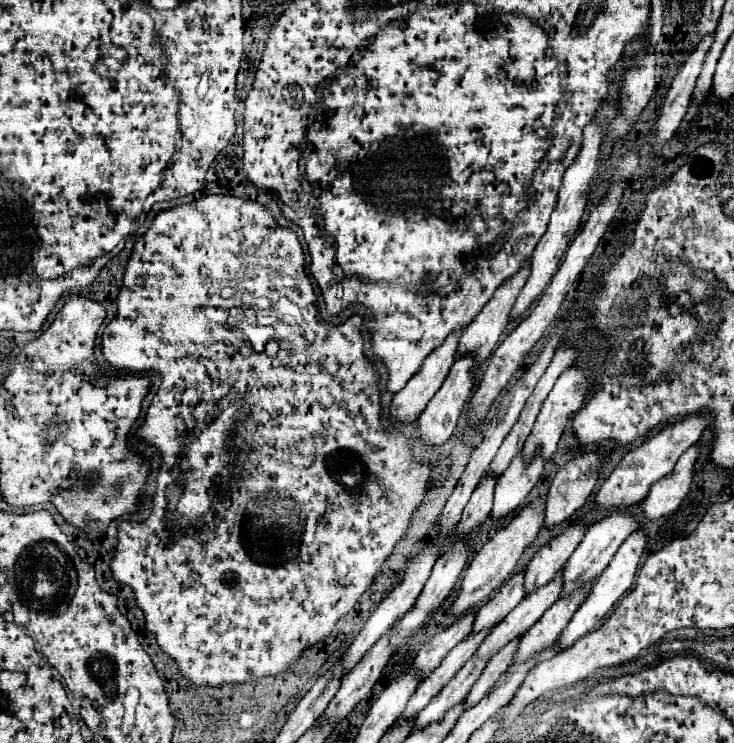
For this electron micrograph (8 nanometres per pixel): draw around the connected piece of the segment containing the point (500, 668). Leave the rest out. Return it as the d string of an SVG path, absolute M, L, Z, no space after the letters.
M512 640L512 644L506 644L496 656L492 656L492 660L482 670L480 678L476 680L476 684L468 692L468 696L464 700L464 710L472 708L474 704L478 704L488 694L488 690L492 688L492 684L500 678L500 674L504 674L508 670L510 660L512 660L512 652L516 652L516 640Z

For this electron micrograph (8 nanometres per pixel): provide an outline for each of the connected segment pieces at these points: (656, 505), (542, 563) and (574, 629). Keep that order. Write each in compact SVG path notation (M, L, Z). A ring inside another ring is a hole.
M700 444L688 448L678 458L674 470L650 486L648 496L638 504L640 512L644 514L646 520L656 520L660 516L668 516L680 506L680 502L684 500L684 496L690 490L698 450L700 450Z
M574 524L536 552L536 556L526 566L526 574L524 574L526 596L546 586L556 576L556 572L560 572L560 568L564 566L564 560L572 556L572 552L576 550L576 544L580 544L580 540L584 538L584 530L586 528L582 528L580 524Z
M632 532L626 542L618 548L618 552L614 554L612 562L608 564L608 568L592 582L592 588L590 588L590 594L586 596L586 600L578 606L578 610L574 612L570 624L562 630L562 634L558 636L556 644L560 646L560 650L566 650L570 648L578 638L582 638L584 634L588 634L590 630L594 630L602 620L604 616L610 612L610 608L632 588L632 582L634 582L634 574L636 574L636 568L638 568L638 562L640 562L640 556L644 552L644 546L646 546L646 536L644 532Z

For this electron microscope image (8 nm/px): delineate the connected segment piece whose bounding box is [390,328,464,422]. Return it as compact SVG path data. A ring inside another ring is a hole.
M454 330L440 348L436 348L428 358L424 358L420 370L408 380L408 384L394 394L390 414L398 420L416 420L420 412L426 408L428 400L434 396L436 390L440 390L440 384L444 382L444 376L448 374L454 356L456 346L462 336L462 330Z

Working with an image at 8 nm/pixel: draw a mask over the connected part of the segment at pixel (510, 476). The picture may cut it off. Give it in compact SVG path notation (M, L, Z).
M518 454L516 460L512 460L512 464L508 466L508 472L504 472L504 476L500 476L500 480L496 482L494 506L490 518L504 520L508 514L512 514L540 480L542 468L544 464L540 464L540 460L536 460L532 468L524 468L524 464L520 464L520 454Z

